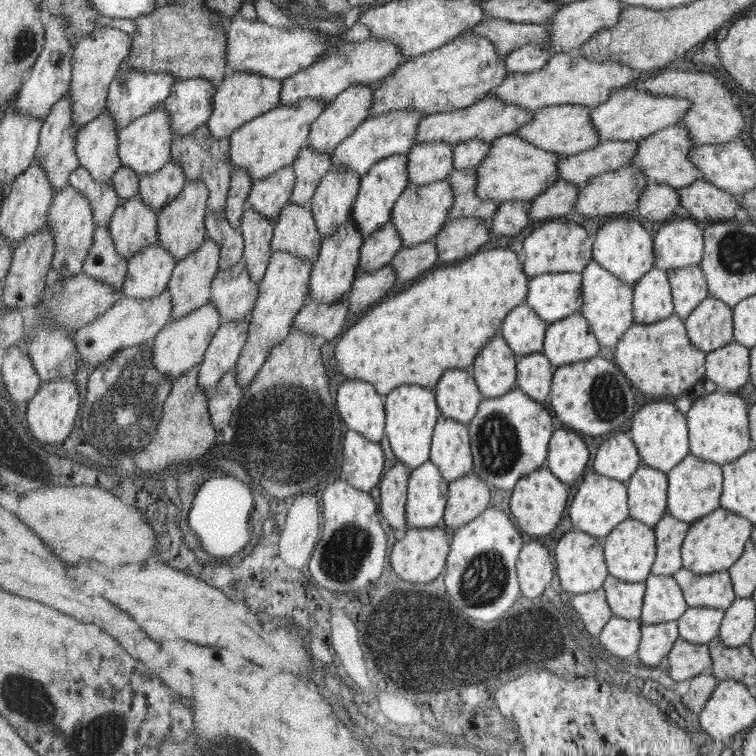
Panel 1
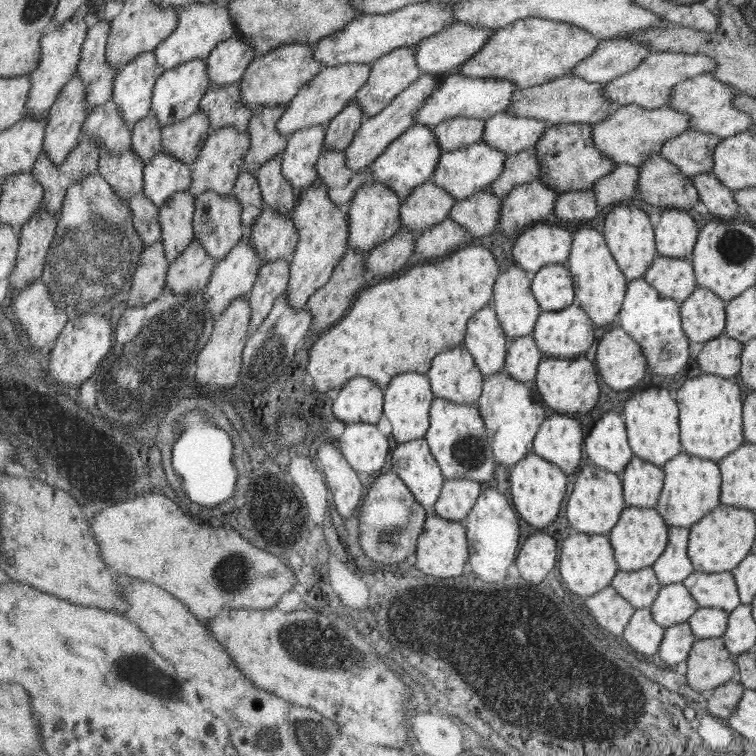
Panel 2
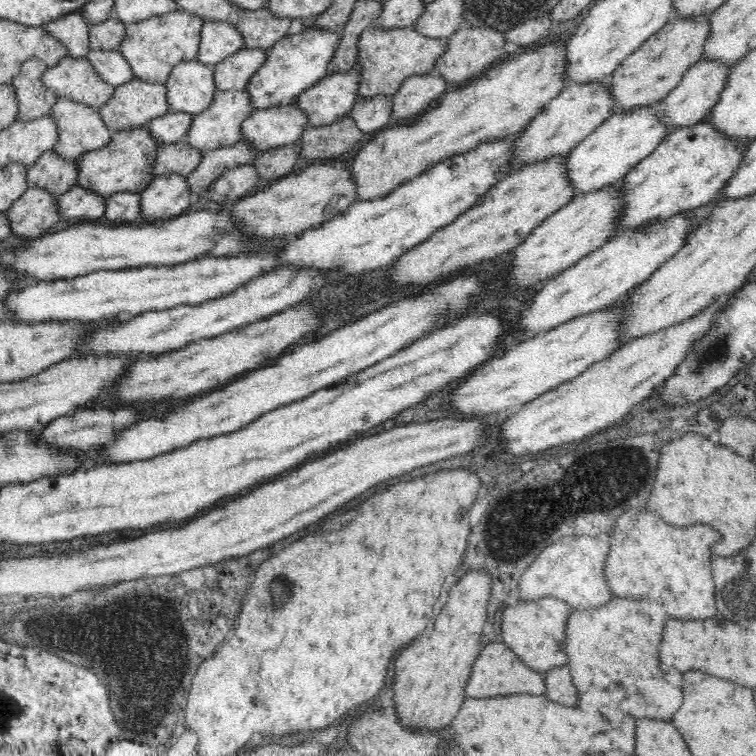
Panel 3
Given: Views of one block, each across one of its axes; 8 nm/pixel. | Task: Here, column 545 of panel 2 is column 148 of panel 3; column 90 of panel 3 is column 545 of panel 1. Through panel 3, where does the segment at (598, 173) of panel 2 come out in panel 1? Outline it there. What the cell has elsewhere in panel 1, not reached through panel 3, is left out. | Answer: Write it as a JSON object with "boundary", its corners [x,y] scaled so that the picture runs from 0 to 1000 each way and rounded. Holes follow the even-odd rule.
{"boundary":[[[683,176],[663,180],[649,189],[646,204],[628,222],[631,258],[659,270],[669,266],[704,266],[741,237],[743,206],[700,189]]]}

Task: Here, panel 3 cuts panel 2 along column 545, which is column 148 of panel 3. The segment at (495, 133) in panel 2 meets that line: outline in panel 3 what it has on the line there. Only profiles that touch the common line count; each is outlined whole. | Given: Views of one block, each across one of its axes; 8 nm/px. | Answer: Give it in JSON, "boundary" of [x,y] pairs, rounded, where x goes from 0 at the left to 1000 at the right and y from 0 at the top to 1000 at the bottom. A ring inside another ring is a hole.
{"boundary":[[[224,146],[220,151],[197,160],[193,168],[210,190],[231,189],[246,183],[254,155],[255,152],[249,152],[246,148]]]}

